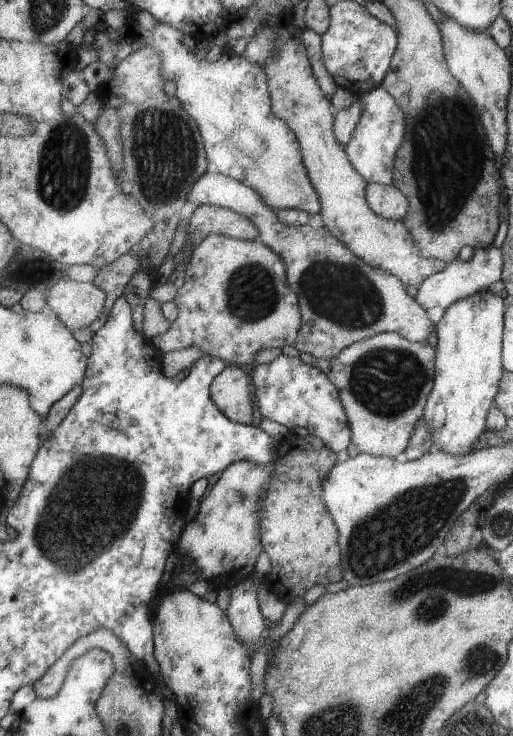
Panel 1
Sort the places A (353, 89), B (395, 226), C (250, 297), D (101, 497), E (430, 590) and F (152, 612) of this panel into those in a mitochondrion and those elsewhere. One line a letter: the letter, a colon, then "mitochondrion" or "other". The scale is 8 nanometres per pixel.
A: other
B: other
C: mitochondrion
D: mitochondrion
E: mitochondrion
F: other

